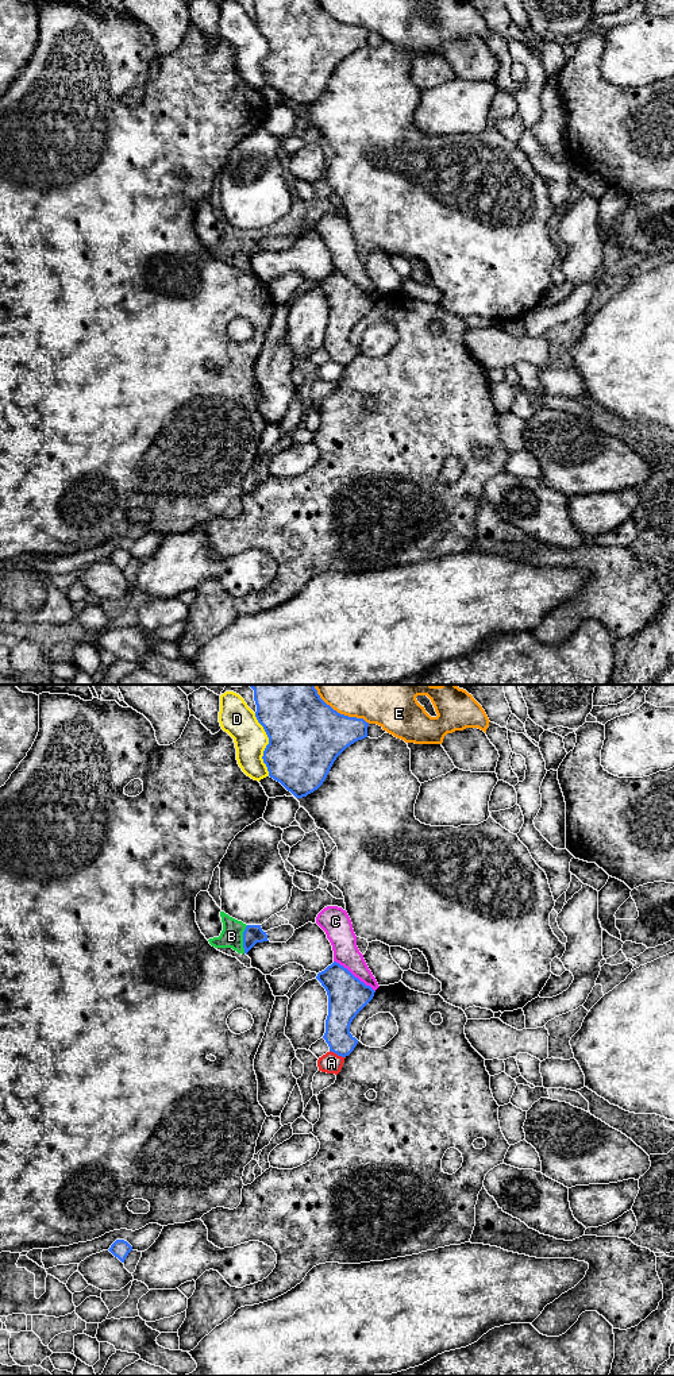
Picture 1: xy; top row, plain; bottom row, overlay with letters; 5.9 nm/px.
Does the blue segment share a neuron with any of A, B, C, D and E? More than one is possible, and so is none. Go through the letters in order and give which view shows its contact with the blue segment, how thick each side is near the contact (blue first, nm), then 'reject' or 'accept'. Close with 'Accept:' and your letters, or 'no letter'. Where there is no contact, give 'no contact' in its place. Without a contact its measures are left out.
A: xy | 160/120 nm | reject
B: xy | 110/140 nm | accept
C: xy | 240/160 nm | reject
D: xy | 440/200 nm | reject
E: xy | 440/420 nm | reject
Accept: B

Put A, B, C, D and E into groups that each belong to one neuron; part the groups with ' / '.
A / B / C / D / E

